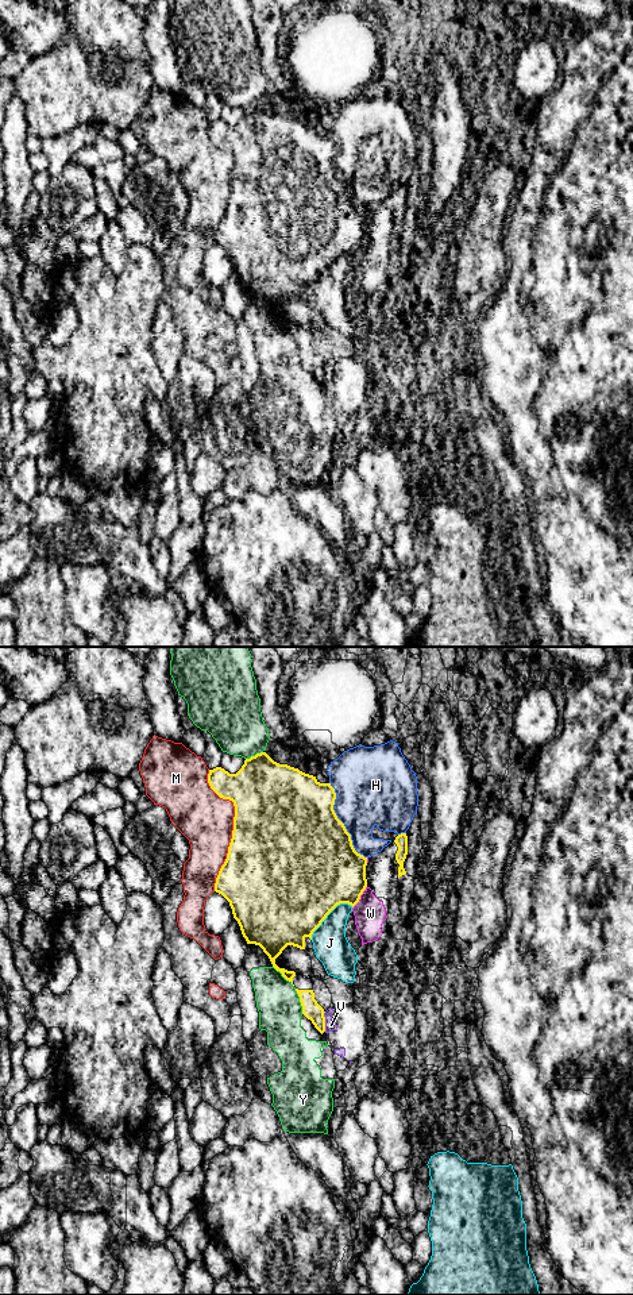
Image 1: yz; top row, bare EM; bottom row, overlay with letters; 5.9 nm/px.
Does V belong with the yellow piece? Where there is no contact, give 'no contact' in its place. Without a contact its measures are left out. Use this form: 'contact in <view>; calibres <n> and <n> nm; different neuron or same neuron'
contact in yz; calibres 110 and 70 nm; different neuron

